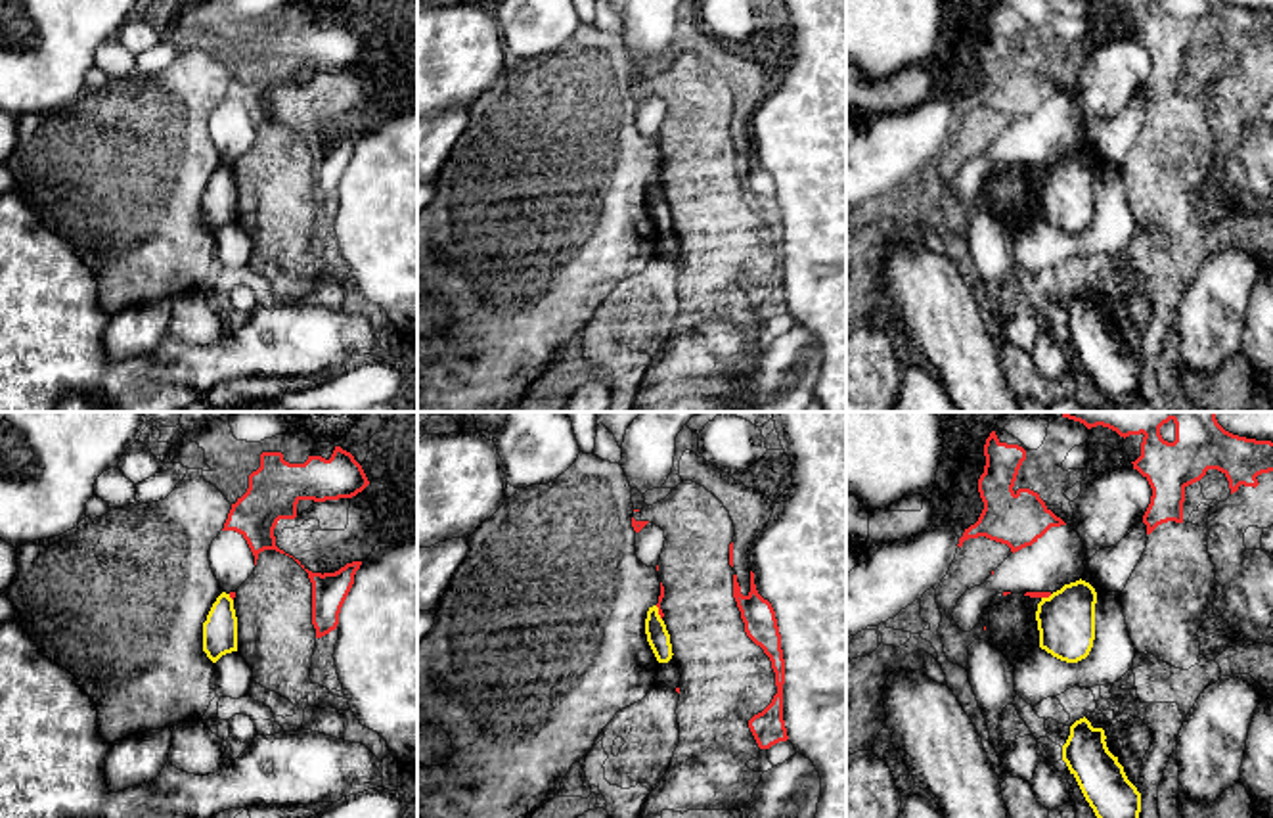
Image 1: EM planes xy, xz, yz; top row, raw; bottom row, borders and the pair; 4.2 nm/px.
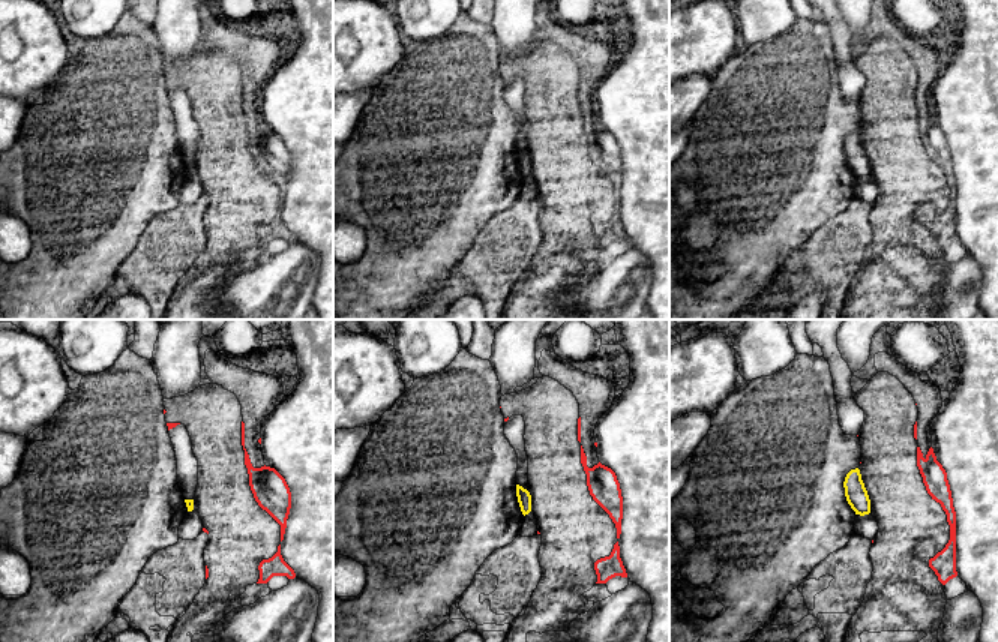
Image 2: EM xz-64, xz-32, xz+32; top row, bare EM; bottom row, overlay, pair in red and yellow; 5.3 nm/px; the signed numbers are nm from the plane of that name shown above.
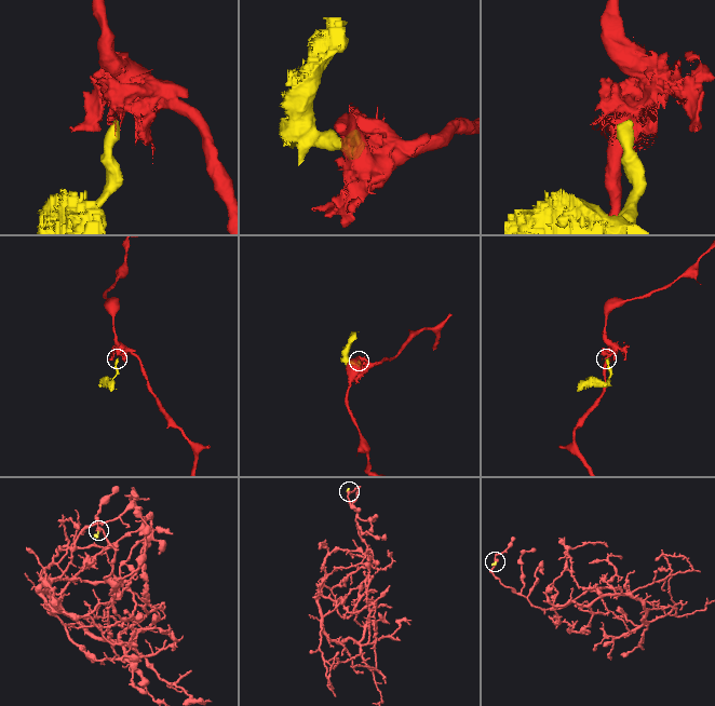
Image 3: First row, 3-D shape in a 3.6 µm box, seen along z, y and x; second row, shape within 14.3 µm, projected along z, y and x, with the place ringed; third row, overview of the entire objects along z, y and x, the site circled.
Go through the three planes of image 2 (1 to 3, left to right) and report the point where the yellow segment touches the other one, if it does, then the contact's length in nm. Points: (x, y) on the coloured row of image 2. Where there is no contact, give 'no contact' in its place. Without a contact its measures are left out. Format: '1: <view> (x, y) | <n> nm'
1: no contact
2: no contact
3: no contact

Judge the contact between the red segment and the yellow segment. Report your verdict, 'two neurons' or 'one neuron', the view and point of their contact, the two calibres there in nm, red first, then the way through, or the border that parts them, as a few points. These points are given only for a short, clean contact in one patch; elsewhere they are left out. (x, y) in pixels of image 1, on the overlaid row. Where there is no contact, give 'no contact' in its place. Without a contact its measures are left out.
two neurons | xz (659, 613) | 20/90 nm | along xz (655, 606), (661, 619)

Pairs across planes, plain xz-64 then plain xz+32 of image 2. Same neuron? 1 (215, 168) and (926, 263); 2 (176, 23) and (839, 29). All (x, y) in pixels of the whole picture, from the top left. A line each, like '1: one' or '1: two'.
1: one
2: two

